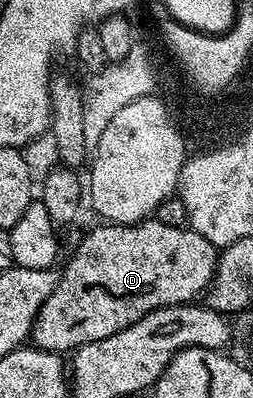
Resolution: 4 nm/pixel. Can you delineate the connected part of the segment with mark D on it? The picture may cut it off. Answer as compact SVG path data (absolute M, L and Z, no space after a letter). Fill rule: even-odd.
M148 217L141 223L109 223L104 222L103 227L95 227L83 240L79 243L79 248L71 255L71 260L67 263L67 268L62 268L59 284L53 289L53 293L49 293L49 297L45 301L45 305L41 305L39 316L35 319L35 324L31 327L29 336L30 342L38 347L41 351L54 351L56 353L71 353L75 348L92 343L93 341L101 341L105 337L113 337L113 333L121 333L121 329L129 329L129 325L133 325L137 321L141 321L141 317L145 317L149 313L153 313L162 307L176 307L178 303L190 303L198 300L206 292L211 285L211 280L215 277L215 266L219 264L220 252L209 241L205 241L205 237L201 237L201 233L192 231L190 226L174 227L173 225L162 224L155 217Z

